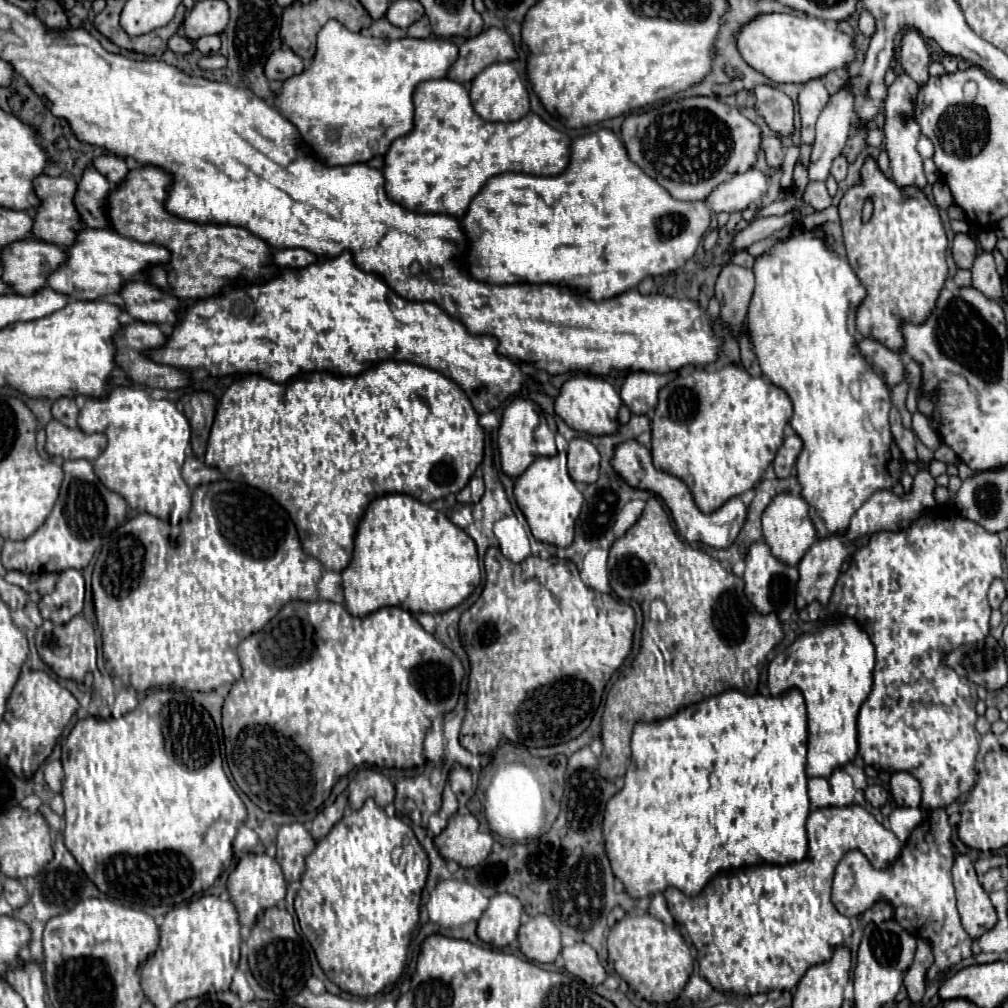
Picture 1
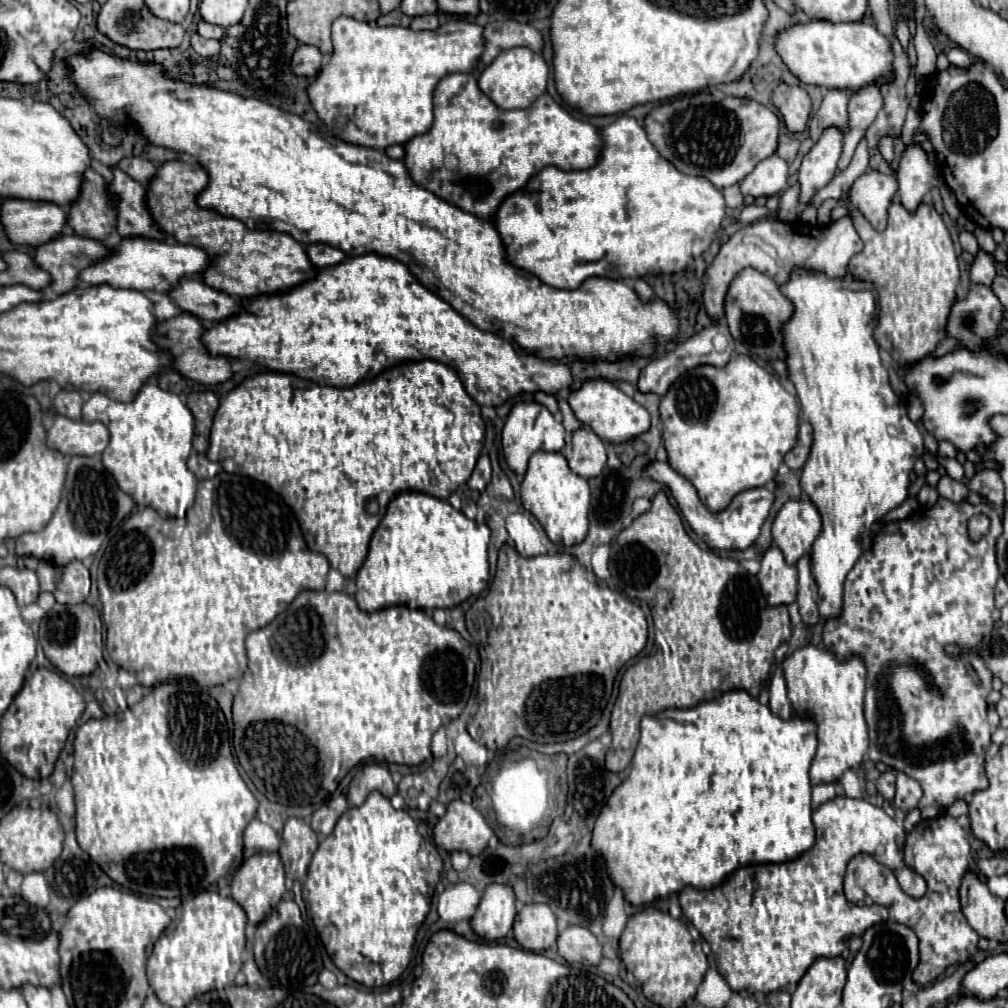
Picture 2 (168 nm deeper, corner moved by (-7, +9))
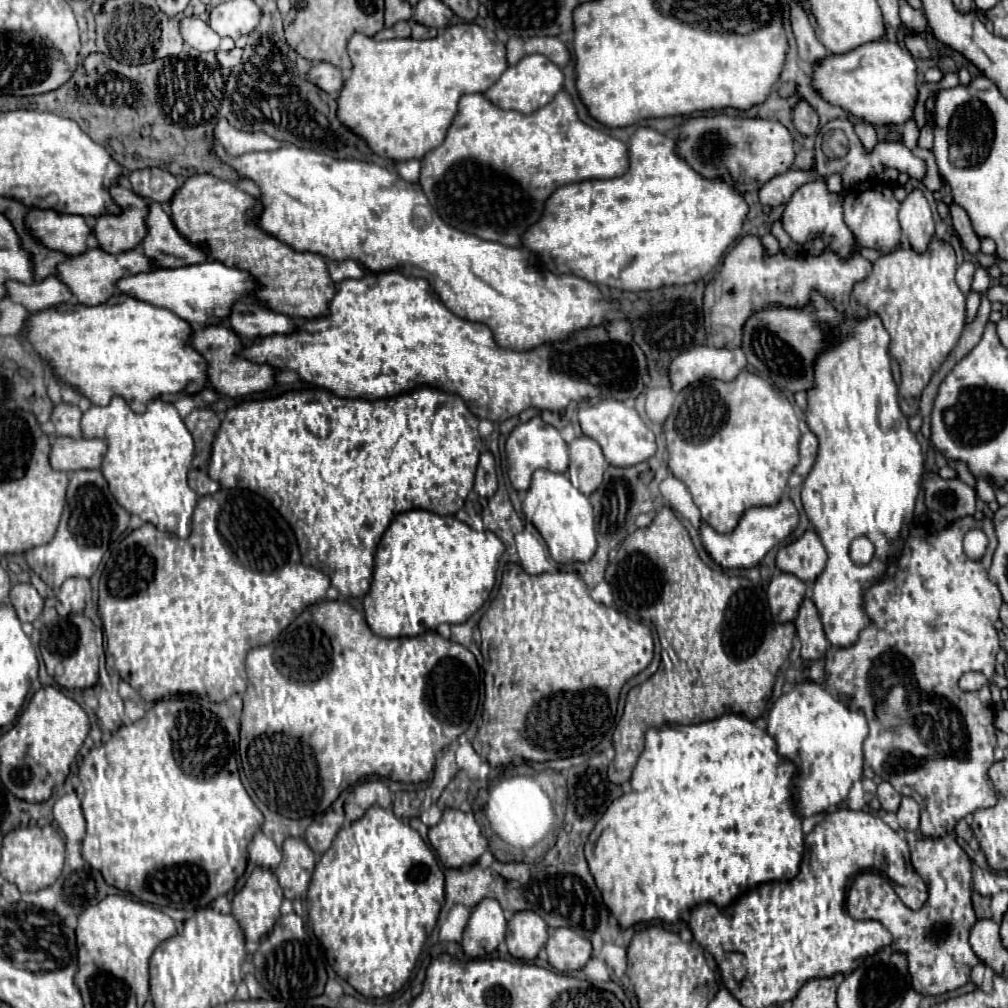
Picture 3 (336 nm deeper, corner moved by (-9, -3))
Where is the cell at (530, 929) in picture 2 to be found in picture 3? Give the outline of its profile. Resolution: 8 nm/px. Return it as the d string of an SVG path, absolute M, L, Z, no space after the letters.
M519 911L507 923L505 943L515 959L535 959L545 947L549 933L545 921L533 911Z

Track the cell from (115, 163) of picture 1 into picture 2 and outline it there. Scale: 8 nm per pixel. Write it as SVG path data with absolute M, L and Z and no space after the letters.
M141 157L121 159L119 169L125 171L131 179L135 179L141 185L147 185L155 175L155 165L151 161L147 161L147 159L141 159Z

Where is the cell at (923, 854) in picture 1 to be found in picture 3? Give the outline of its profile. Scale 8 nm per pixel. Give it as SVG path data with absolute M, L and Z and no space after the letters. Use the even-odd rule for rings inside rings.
M949 833L941 839L919 837L908 844L913 868L929 887L927 903L911 911L901 905L889 879L877 873L861 873L847 895L847 911L853 919L877 919L895 939L895 949L907 957L911 985L921 995L943 995L955 991L969 981L971 969L979 963L969 945L969 931L977 921L971 905L971 861L967 853ZM967 919L967 929L965 929Z

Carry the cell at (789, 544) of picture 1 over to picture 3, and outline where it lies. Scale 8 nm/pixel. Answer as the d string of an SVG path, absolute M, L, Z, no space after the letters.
M805 531L801 539L779 549L777 553L777 567L799 577L801 581L815 581L825 569L825 561L827 553L815 531Z

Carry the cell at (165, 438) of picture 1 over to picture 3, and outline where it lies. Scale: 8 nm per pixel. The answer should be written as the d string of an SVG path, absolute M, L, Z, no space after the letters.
M113 397L109 405L93 405L81 419L83 437L107 435L107 455L103 459L101 473L109 483L109 491L129 515L139 515L143 521L153 523L161 532L186 539L191 525L179 529L181 515L185 511L185 491L189 491L189 503L197 503L195 491L187 485L187 471L193 461L193 437L181 421L173 403L155 399L147 411L137 415L121 397Z

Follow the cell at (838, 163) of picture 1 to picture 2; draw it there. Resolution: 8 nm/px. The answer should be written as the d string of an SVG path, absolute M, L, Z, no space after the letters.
M869 83L867 87L861 87L859 91L849 95L849 125L845 133L845 143L843 143L843 153L839 159L839 169L843 171L855 153L857 143L865 137L869 125L875 121L877 113L883 107L883 93L879 83Z

